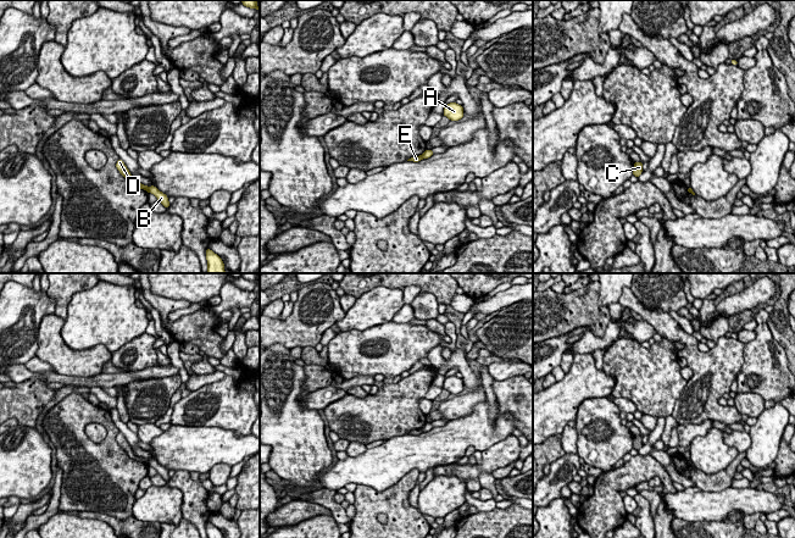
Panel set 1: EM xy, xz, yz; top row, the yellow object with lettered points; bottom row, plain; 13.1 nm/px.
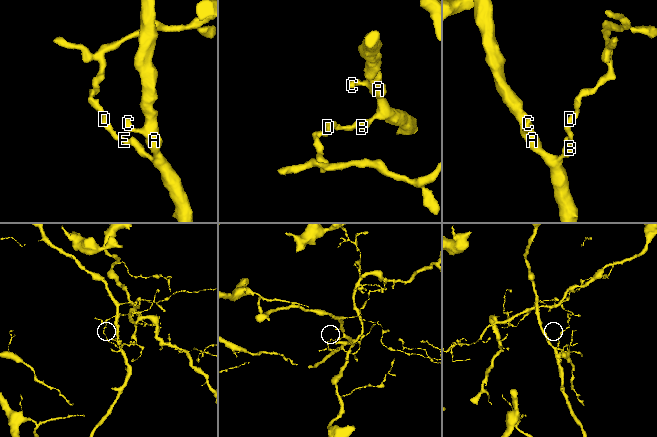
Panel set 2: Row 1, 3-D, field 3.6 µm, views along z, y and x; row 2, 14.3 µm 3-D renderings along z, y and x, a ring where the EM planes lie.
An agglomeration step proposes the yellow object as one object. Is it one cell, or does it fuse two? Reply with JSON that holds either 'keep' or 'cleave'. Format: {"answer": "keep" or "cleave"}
{"answer": "cleave"}

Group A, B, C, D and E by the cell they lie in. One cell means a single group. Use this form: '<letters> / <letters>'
A B C / D E

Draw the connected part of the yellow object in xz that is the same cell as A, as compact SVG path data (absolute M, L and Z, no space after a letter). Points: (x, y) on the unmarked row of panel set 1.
M456 376L446 377L443 389L446 389L450 394L458 394L465 389L463 379Z

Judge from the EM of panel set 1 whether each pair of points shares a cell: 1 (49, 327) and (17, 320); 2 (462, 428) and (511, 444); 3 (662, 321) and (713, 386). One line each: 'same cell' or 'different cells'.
1: different cells
2: different cells
3: same cell

